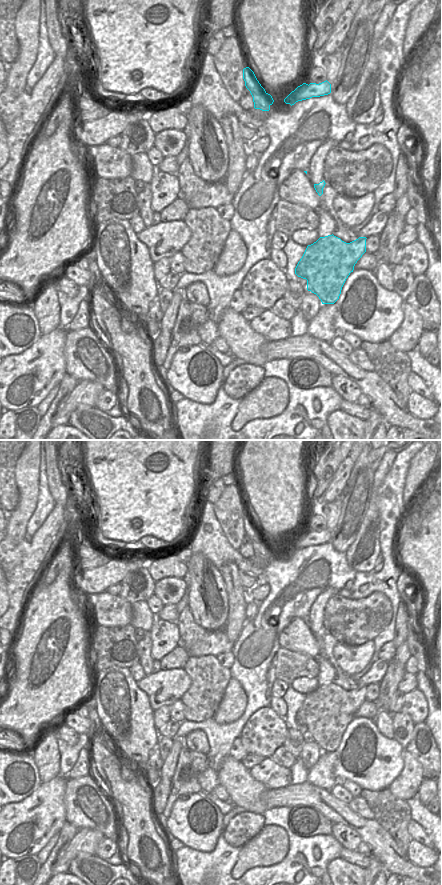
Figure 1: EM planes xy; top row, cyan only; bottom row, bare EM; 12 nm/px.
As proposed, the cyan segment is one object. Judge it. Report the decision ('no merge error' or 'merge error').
merge error

